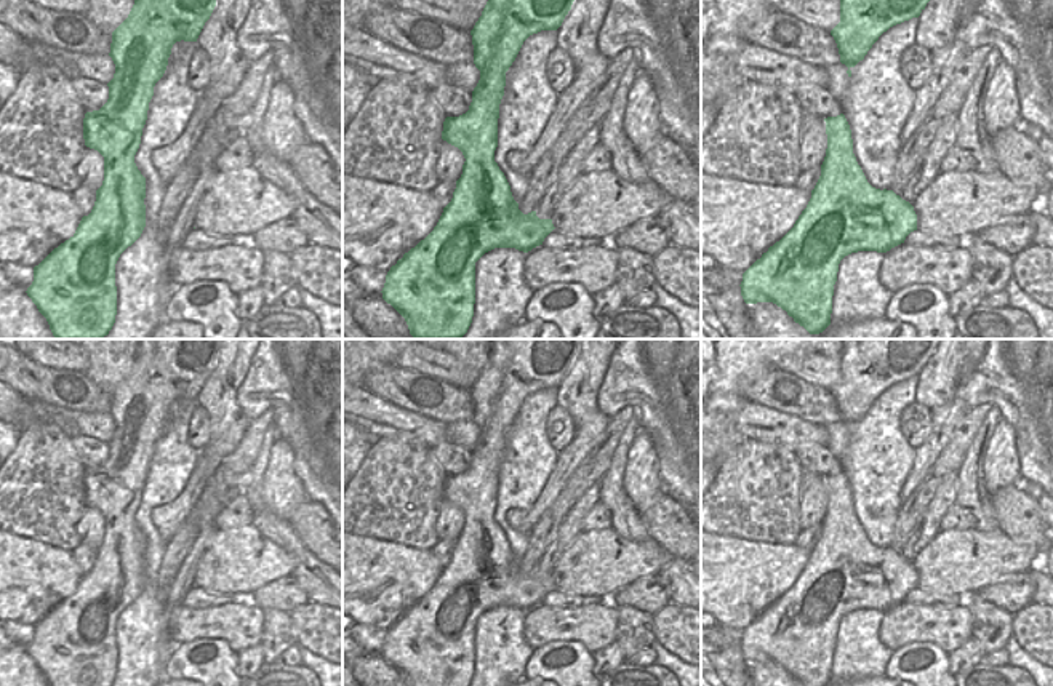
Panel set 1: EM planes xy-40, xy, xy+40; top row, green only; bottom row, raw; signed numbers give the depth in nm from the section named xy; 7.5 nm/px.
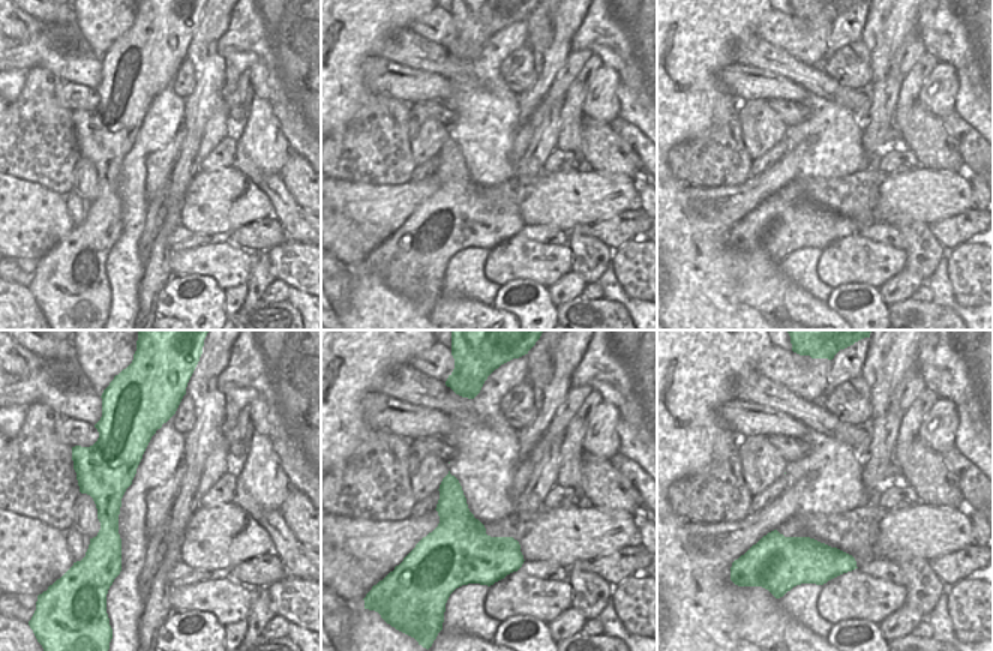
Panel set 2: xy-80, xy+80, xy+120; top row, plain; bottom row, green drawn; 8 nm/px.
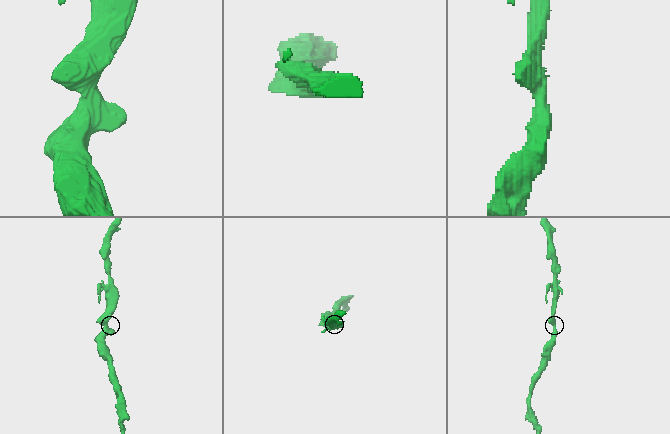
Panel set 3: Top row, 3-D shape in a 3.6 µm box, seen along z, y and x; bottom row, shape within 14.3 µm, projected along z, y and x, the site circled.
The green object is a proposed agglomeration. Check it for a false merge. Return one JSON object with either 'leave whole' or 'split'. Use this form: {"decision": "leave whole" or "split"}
{"decision": "leave whole"}

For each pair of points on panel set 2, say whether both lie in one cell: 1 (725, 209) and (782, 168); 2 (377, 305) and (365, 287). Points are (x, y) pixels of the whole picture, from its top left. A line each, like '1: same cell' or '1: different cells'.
1: same cell
2: same cell

